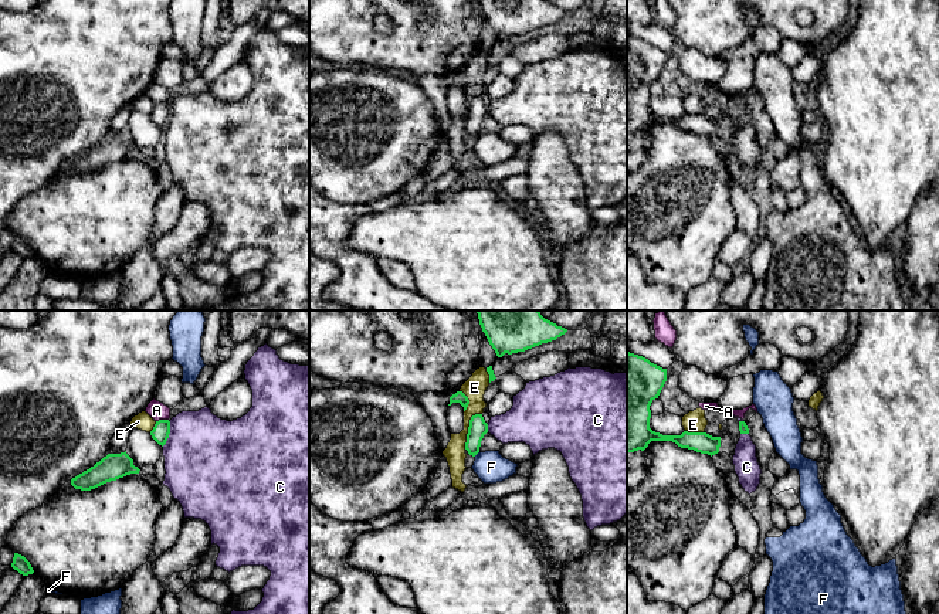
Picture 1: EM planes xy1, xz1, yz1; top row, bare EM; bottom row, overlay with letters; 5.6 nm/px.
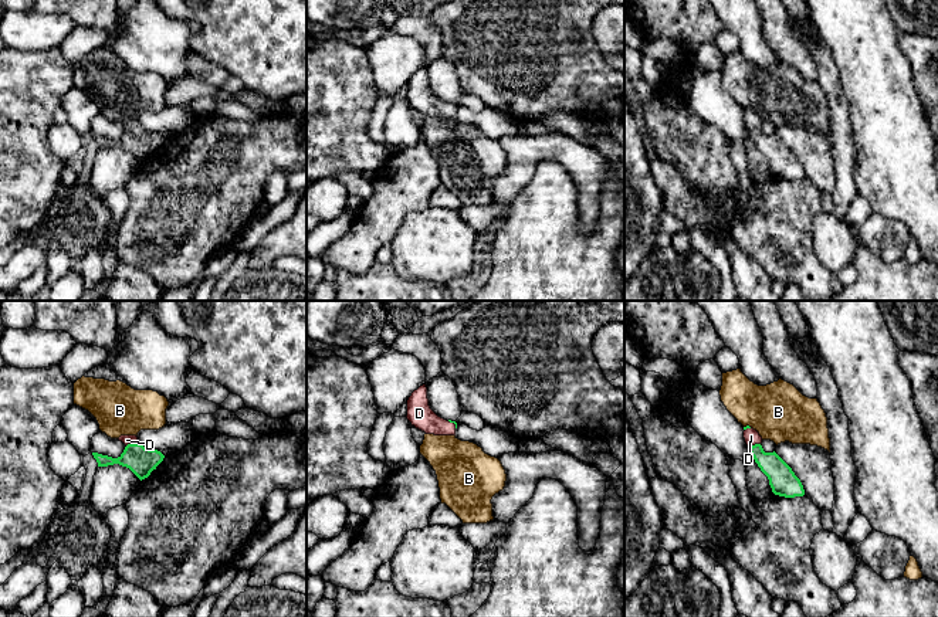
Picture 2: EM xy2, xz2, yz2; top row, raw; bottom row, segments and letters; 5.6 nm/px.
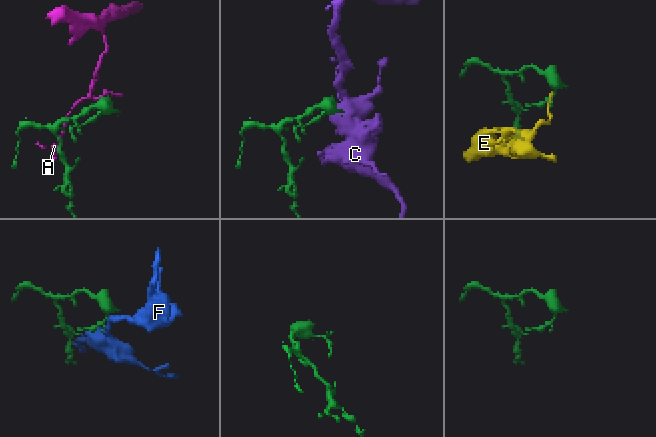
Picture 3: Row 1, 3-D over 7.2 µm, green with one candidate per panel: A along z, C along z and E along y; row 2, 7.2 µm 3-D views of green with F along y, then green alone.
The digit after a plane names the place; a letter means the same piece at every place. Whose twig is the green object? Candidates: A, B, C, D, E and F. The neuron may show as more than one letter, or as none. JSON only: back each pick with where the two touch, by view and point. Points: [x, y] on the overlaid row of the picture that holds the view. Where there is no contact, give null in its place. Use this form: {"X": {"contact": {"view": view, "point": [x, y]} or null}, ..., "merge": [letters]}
{"D": {"contact": {"view": "xy2", "point": [132, 444]}}, "merge": ["D"]}

